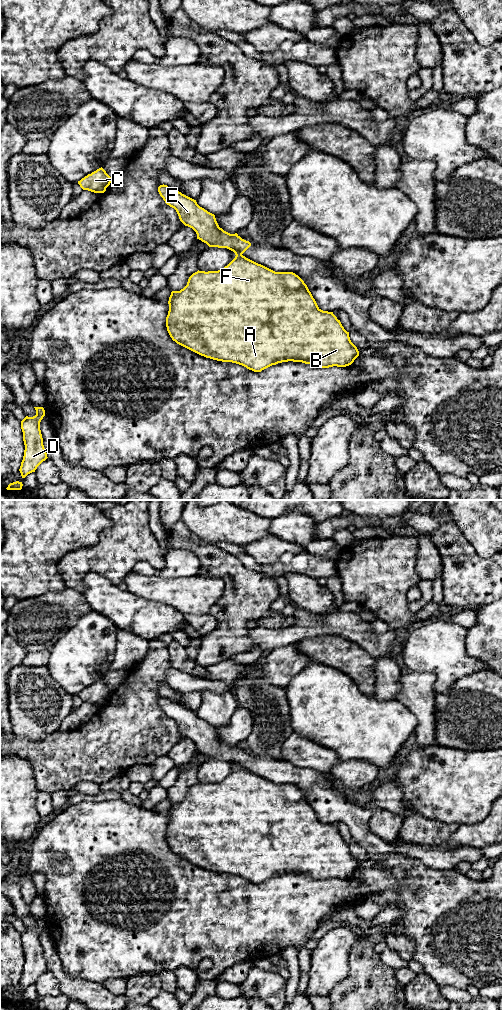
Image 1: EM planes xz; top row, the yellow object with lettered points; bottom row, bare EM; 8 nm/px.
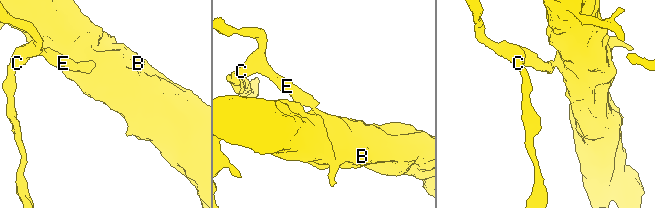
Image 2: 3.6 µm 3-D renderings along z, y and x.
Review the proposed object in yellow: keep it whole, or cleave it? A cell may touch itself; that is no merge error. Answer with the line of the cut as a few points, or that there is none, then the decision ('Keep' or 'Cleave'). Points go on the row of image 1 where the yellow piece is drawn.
Split along xz (236, 254), (241, 255). Cleave

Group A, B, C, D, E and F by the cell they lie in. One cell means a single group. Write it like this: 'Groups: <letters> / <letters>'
Groups: A B D F / C E

